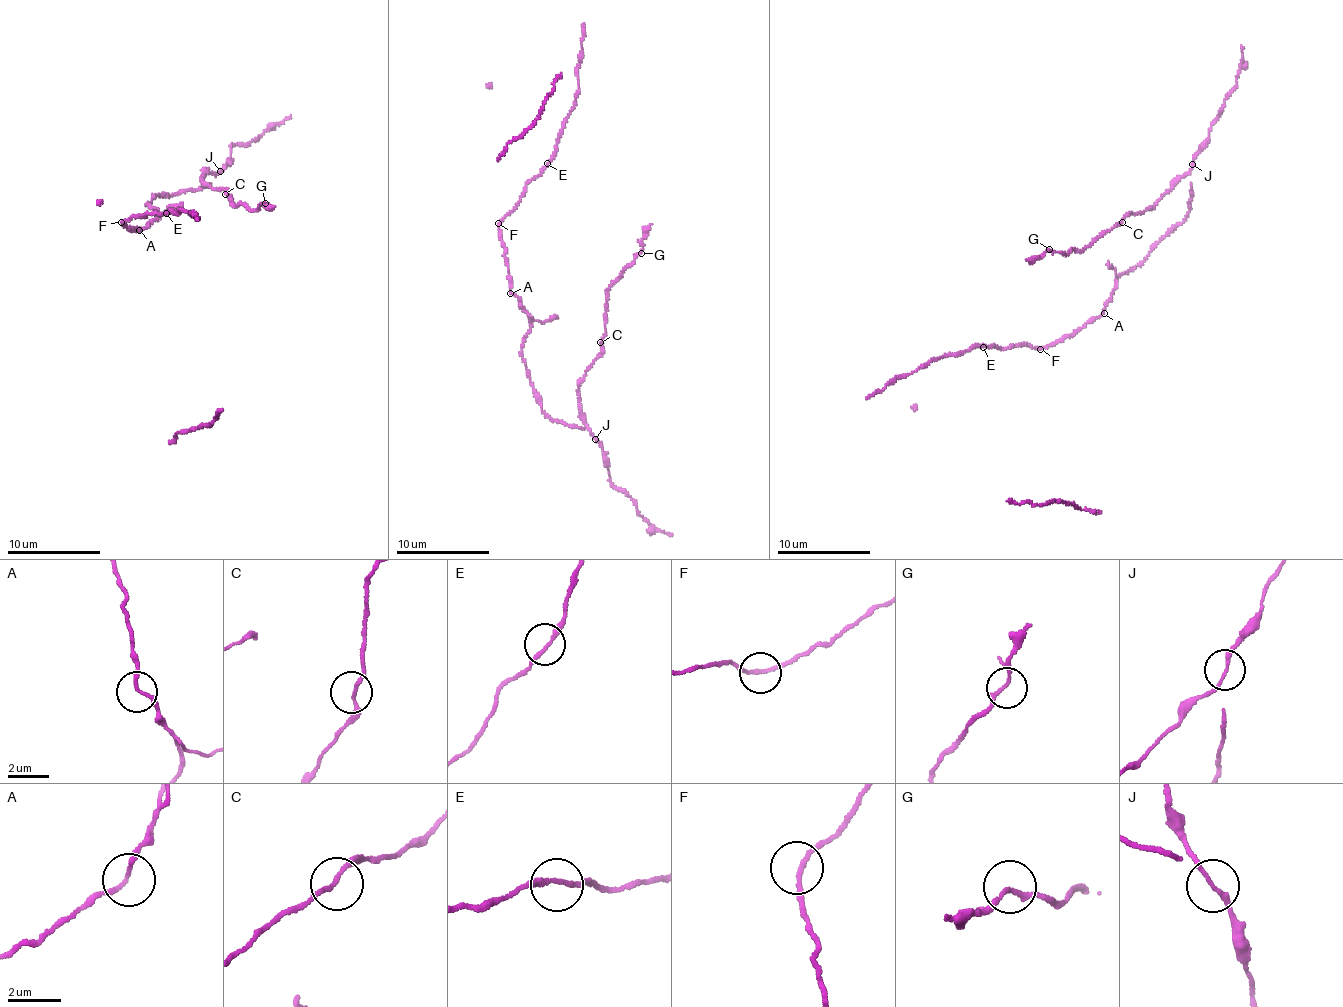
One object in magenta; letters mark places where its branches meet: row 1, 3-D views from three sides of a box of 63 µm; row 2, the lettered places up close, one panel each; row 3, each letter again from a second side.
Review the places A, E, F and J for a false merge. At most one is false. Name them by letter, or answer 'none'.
J

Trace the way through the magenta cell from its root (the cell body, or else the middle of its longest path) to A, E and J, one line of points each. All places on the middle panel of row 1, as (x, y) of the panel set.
A: (501, 223), (499, 236), (508, 263), (510, 293)
E: (501, 223), (514, 208), (528, 182), (539, 175), (547, 163)
J: (501, 223), (510, 290), (529, 320), (521, 350), (533, 392), (552, 420), (574, 424), (596, 439)

